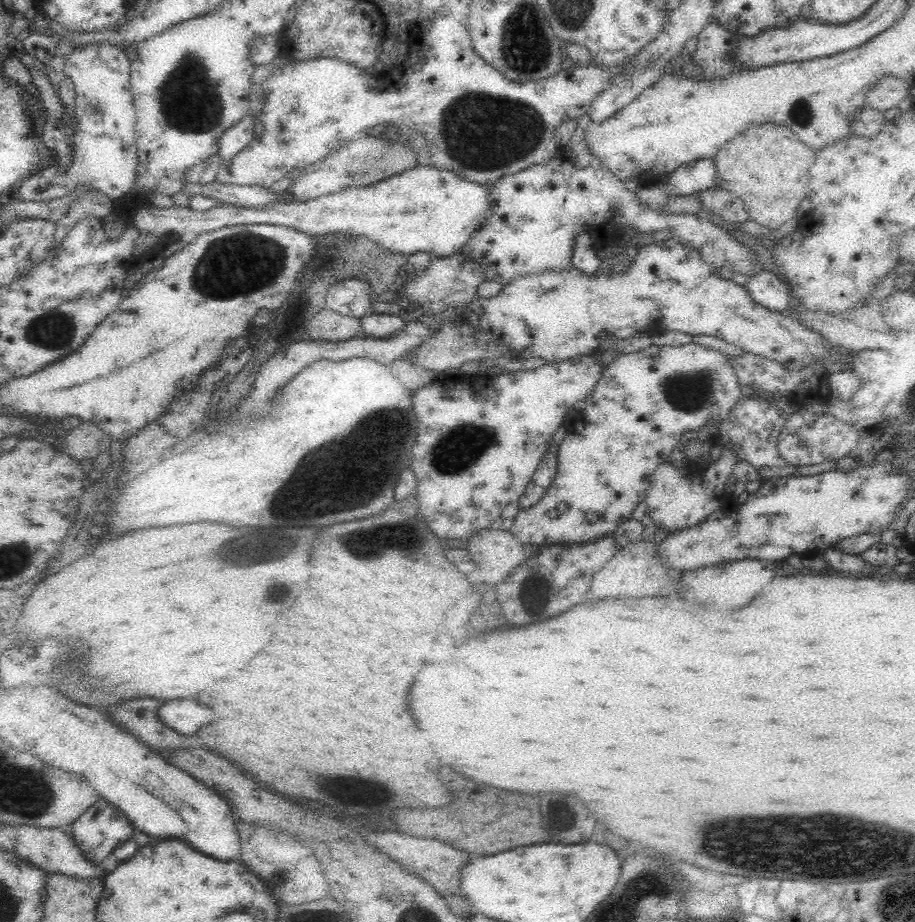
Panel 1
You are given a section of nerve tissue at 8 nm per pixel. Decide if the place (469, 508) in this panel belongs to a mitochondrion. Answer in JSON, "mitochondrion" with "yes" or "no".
{"mitochondrion":"no"}

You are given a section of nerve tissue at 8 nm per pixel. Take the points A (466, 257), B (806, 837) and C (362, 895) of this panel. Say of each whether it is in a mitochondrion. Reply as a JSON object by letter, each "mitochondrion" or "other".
{"A":"other","B":"mitochondrion","C":"other"}

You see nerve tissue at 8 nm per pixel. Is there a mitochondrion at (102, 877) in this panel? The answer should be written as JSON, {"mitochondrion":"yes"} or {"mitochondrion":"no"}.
{"mitochondrion":"no"}

